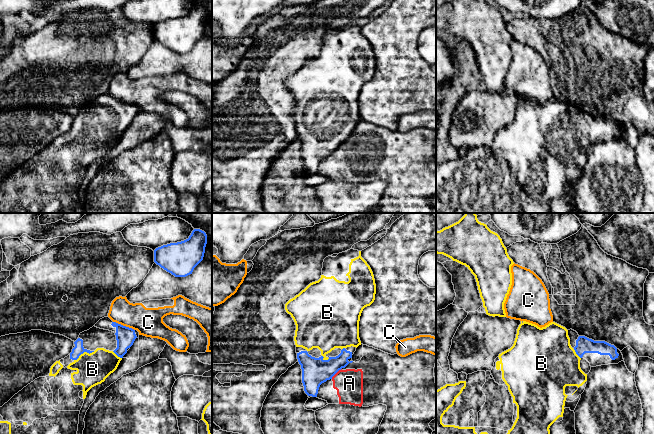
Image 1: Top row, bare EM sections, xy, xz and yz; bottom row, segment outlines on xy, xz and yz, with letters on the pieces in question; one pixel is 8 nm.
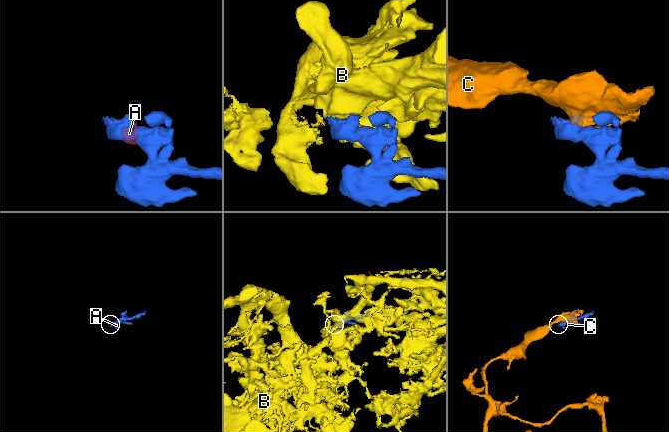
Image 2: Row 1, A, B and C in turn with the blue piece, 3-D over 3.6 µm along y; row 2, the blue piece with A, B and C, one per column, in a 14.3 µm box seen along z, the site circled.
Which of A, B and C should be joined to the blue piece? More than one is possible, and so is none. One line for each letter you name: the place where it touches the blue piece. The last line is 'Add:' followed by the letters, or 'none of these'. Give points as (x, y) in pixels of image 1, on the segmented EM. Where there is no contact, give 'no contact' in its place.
B: xy (84, 351)
Add: B

